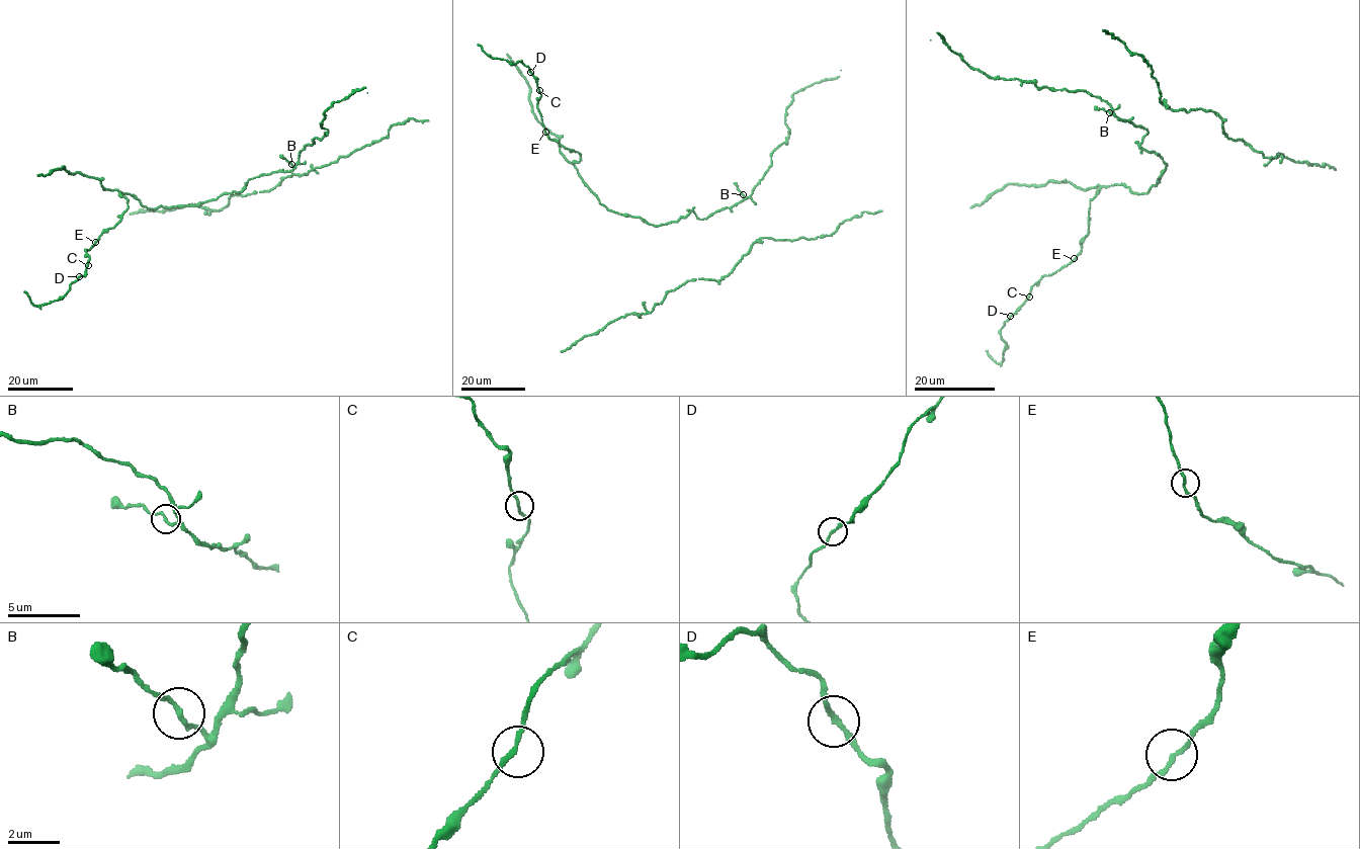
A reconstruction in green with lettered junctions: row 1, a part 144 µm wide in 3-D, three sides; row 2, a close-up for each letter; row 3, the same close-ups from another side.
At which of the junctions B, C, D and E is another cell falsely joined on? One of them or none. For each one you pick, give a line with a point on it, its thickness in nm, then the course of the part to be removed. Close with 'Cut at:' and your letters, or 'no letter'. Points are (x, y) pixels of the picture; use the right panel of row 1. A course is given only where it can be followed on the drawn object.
Cut at: no letter

